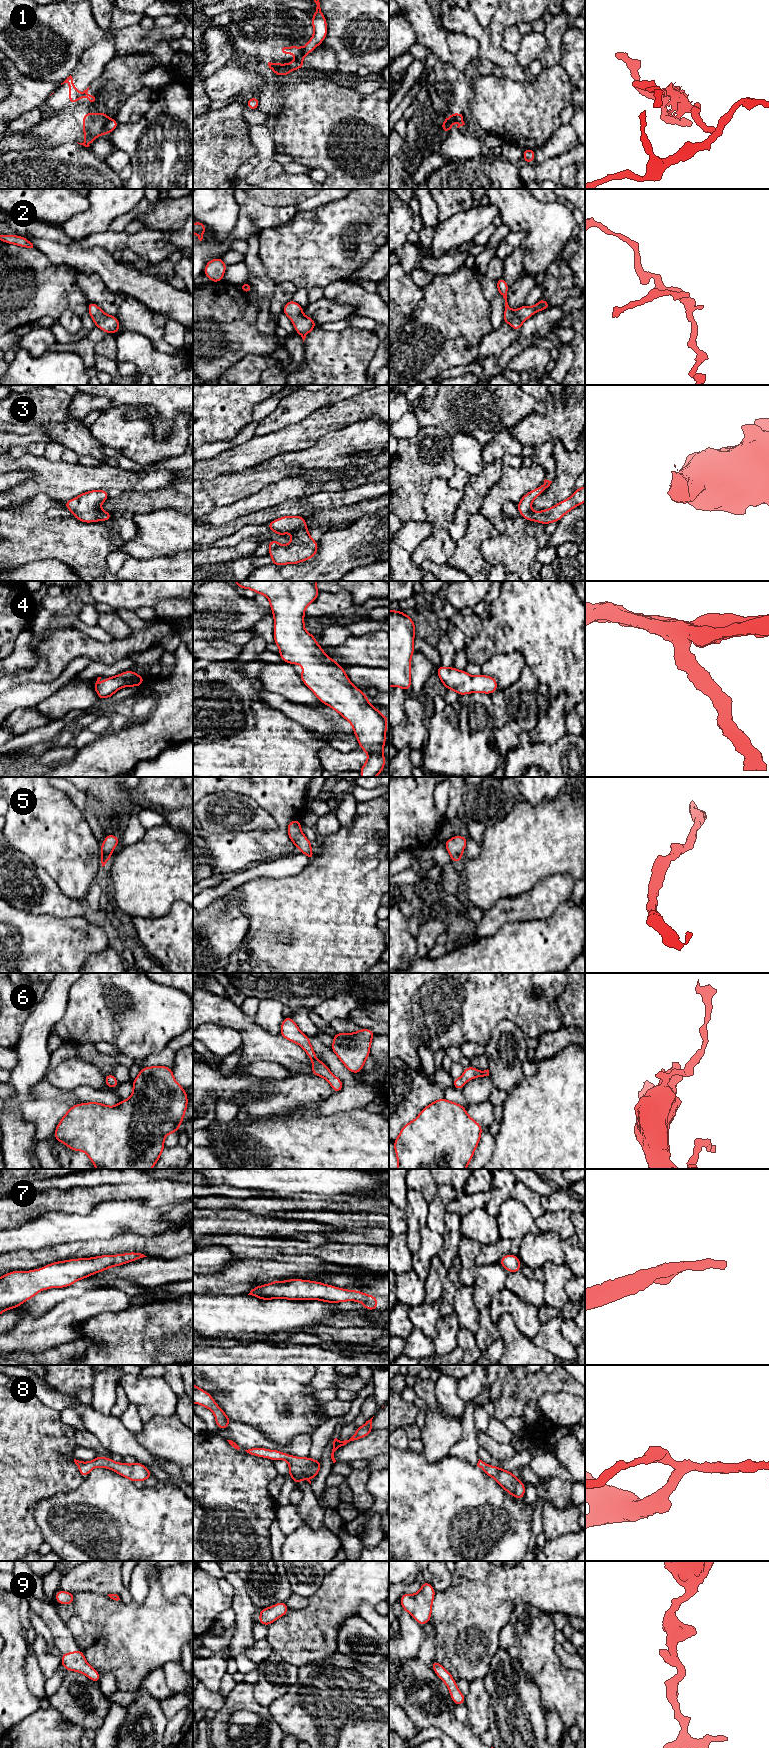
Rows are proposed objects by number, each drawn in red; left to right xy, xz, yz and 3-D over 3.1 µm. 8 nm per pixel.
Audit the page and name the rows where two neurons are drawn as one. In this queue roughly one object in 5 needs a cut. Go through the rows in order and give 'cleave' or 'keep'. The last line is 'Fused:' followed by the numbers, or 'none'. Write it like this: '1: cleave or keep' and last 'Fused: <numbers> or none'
1: cleave
2: keep
3: keep
4: keep
5: keep
6: keep
7: keep
8: keep
9: keep
Fused: 1

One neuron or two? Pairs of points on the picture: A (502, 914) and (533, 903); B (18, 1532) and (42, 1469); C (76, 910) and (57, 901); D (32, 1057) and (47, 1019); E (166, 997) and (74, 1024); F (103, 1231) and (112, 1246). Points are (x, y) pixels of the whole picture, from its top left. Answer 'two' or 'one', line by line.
A: one
B: one
C: one
D: one
E: one
F: two

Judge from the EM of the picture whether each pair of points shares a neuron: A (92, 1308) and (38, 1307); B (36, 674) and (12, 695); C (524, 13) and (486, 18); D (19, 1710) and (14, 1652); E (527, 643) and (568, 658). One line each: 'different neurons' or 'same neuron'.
A: different neurons
B: different neurons
C: different neurons
D: same neuron
E: same neuron

